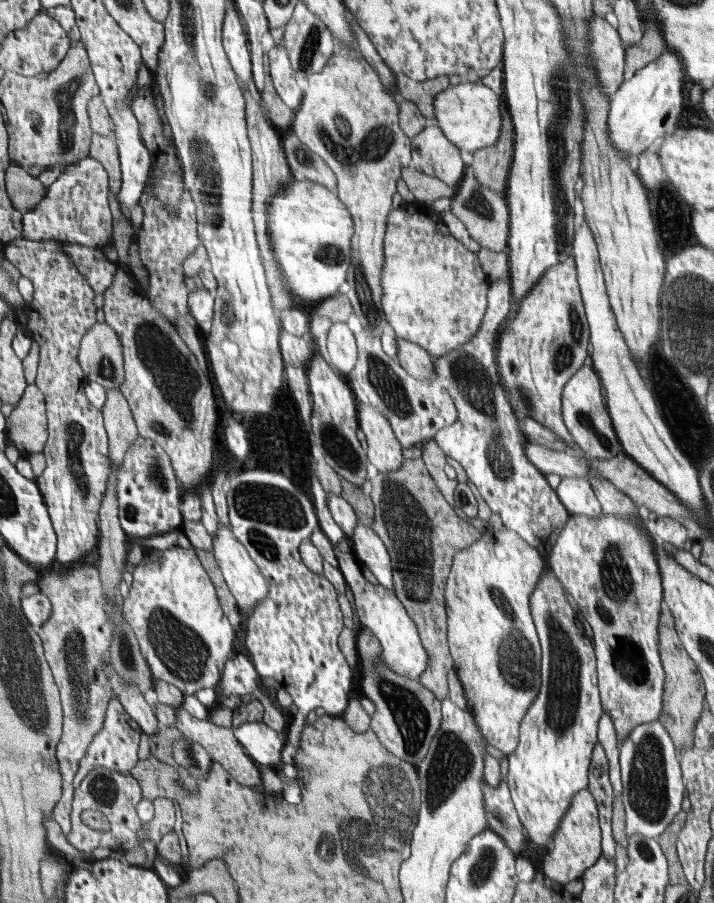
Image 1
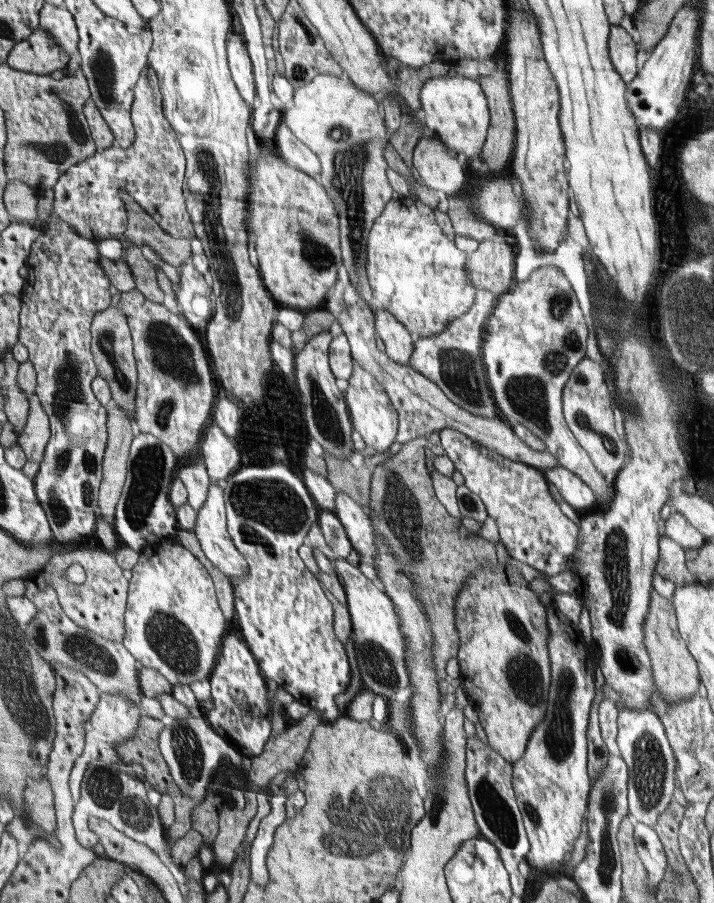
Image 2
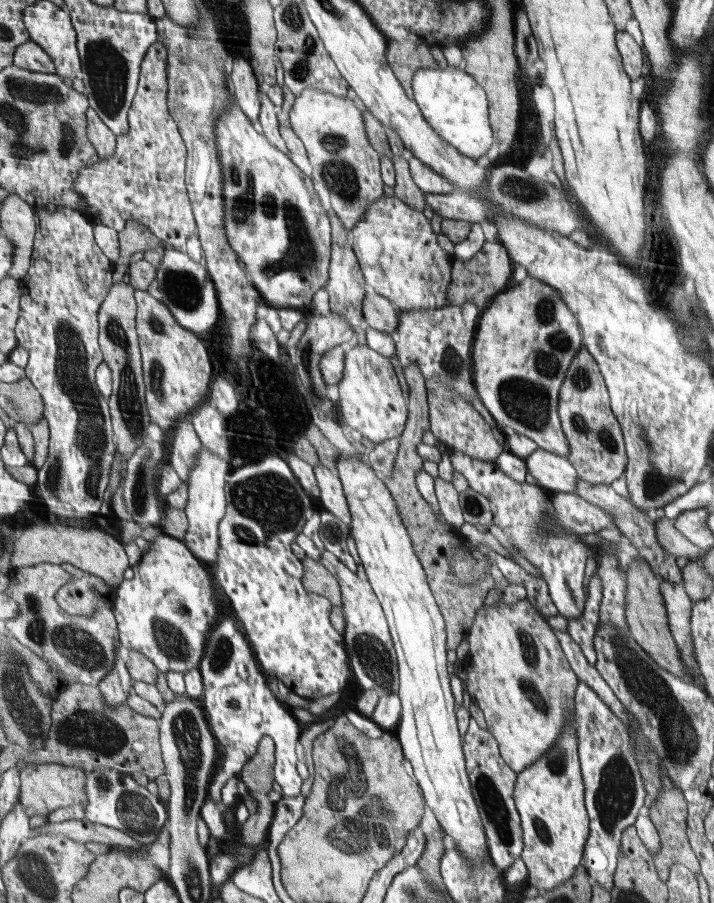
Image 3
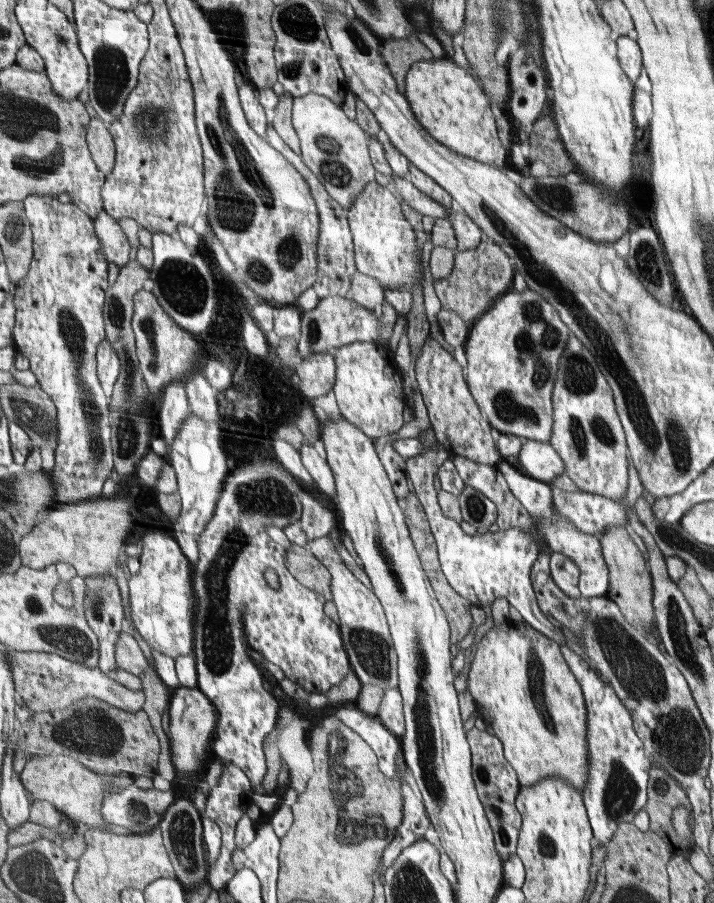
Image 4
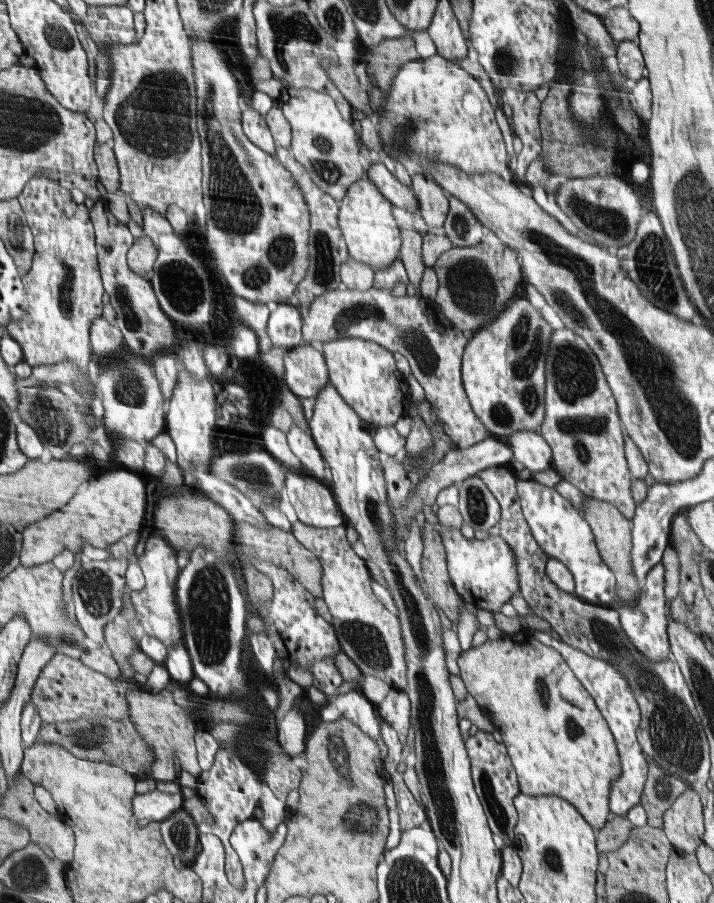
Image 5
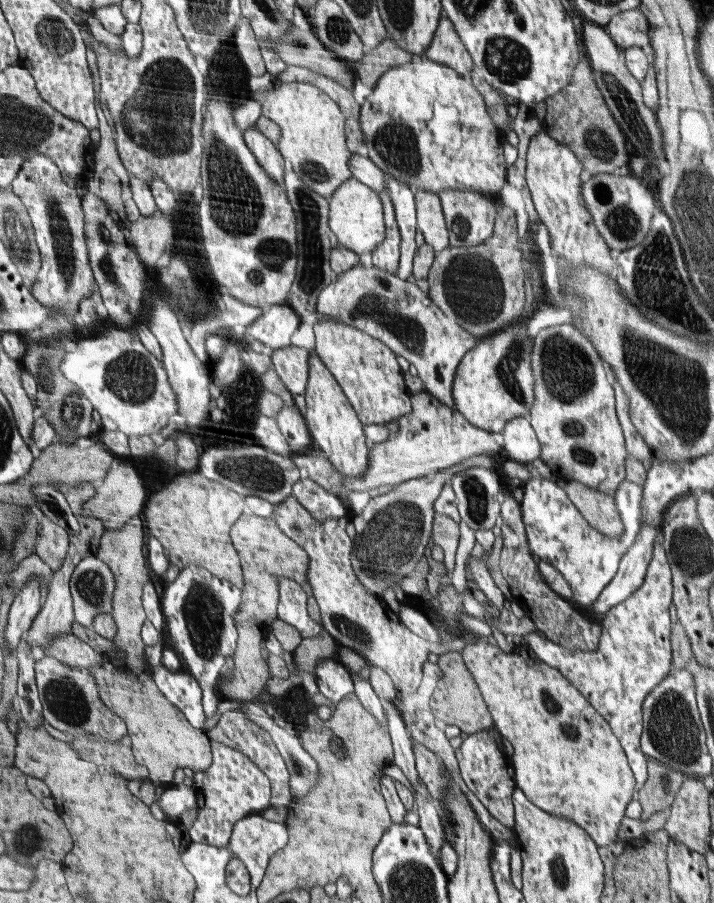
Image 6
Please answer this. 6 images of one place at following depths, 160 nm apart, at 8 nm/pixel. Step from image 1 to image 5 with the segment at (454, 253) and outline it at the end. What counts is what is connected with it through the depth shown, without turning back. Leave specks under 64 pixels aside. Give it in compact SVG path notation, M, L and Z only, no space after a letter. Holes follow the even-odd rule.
M368 179L358 181L349 186L348 193L340 202L338 224L342 231L349 256L357 261L365 262L374 270L390 268L401 252L403 234L396 223L392 212L392 204L382 192Z

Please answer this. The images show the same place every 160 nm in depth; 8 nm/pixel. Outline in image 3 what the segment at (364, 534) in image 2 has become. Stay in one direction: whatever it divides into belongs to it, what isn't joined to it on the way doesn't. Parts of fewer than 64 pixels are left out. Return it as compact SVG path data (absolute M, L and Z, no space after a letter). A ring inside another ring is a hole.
M322 464L313 467L313 471L319 486L318 500L320 501L321 509L331 512L349 526L351 514L339 476Z

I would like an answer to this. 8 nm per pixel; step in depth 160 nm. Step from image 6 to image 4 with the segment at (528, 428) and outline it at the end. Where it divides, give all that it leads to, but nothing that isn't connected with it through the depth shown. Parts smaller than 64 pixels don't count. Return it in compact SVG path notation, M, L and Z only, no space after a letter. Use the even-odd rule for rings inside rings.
M523 439L522 448L514 462L530 478L548 484L565 472L564 461L554 447L549 442L539 440Z

